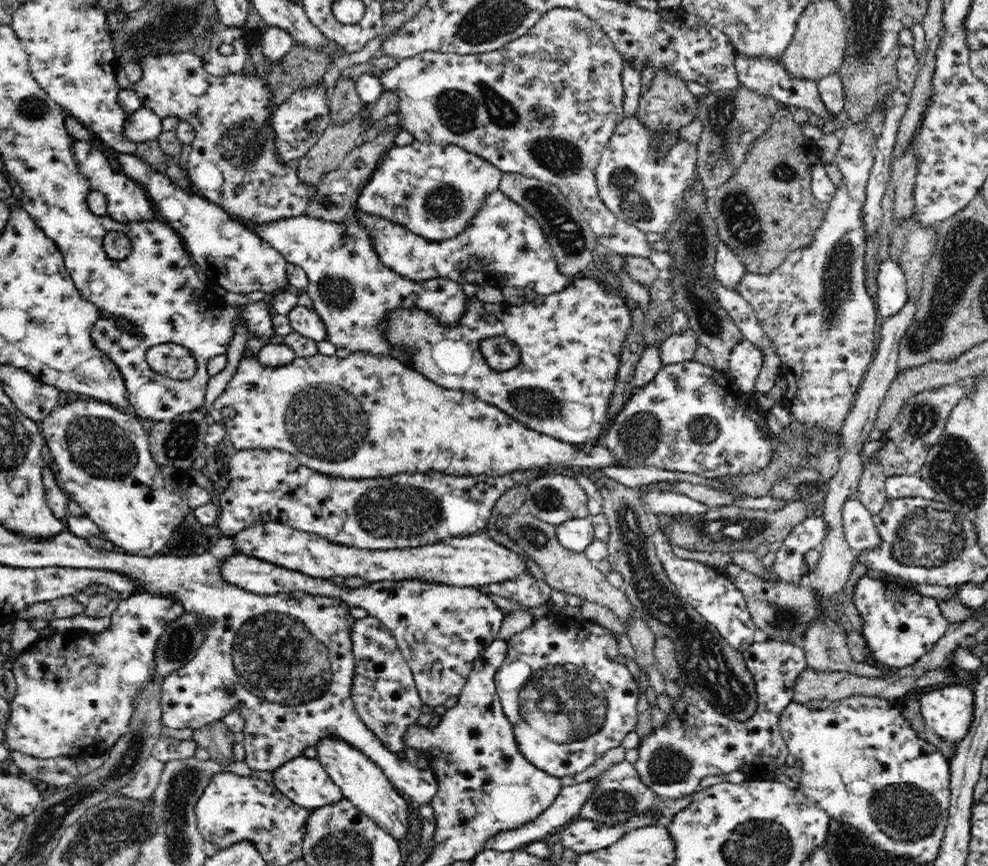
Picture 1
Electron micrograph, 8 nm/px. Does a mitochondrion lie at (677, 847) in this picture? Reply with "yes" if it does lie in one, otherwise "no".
no

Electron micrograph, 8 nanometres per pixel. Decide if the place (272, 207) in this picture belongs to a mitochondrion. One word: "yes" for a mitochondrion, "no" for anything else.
no

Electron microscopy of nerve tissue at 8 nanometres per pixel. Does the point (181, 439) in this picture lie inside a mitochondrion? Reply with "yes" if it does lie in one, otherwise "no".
yes

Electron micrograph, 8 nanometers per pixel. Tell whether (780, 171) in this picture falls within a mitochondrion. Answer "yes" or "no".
yes

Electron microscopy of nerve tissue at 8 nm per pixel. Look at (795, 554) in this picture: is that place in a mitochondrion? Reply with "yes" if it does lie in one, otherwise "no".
no

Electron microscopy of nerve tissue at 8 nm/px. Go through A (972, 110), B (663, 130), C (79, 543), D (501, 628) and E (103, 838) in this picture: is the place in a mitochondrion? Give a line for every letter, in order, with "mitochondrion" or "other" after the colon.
A: other
B: mitochondrion
C: other
D: other
E: mitochondrion

